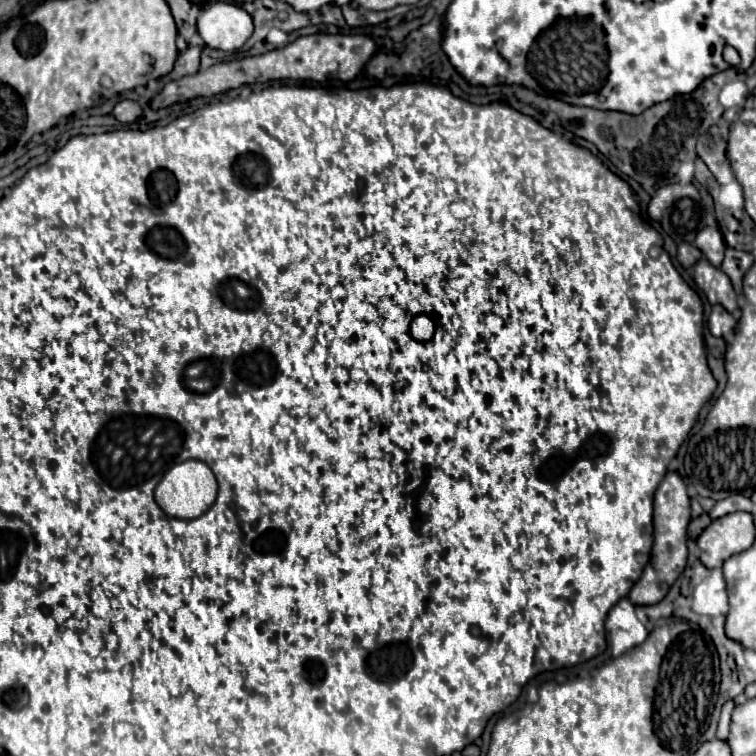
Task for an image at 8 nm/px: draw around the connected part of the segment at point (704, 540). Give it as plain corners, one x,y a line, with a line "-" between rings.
733,512
723,518
717,518
703,530
697,538
697,546
701,550
699,560
707,568
721,568
721,564
747,548
751,548
755,540
753,516
747,512

